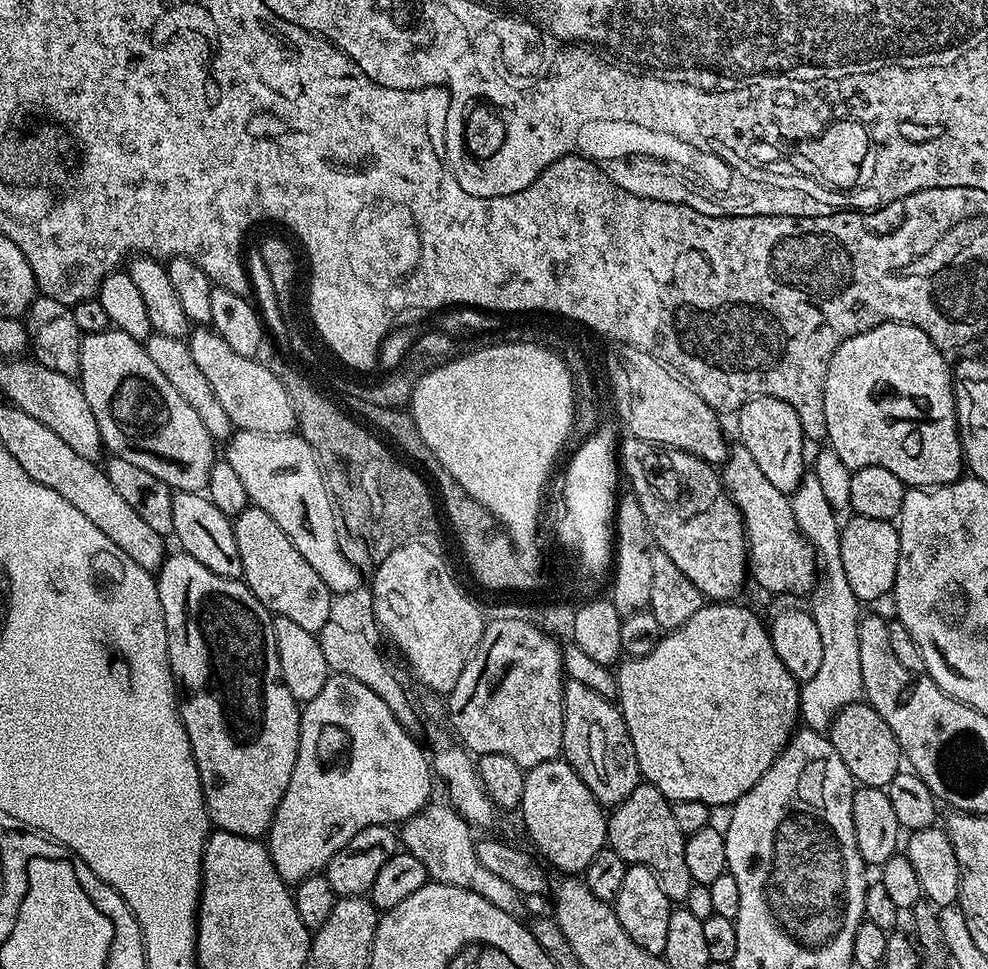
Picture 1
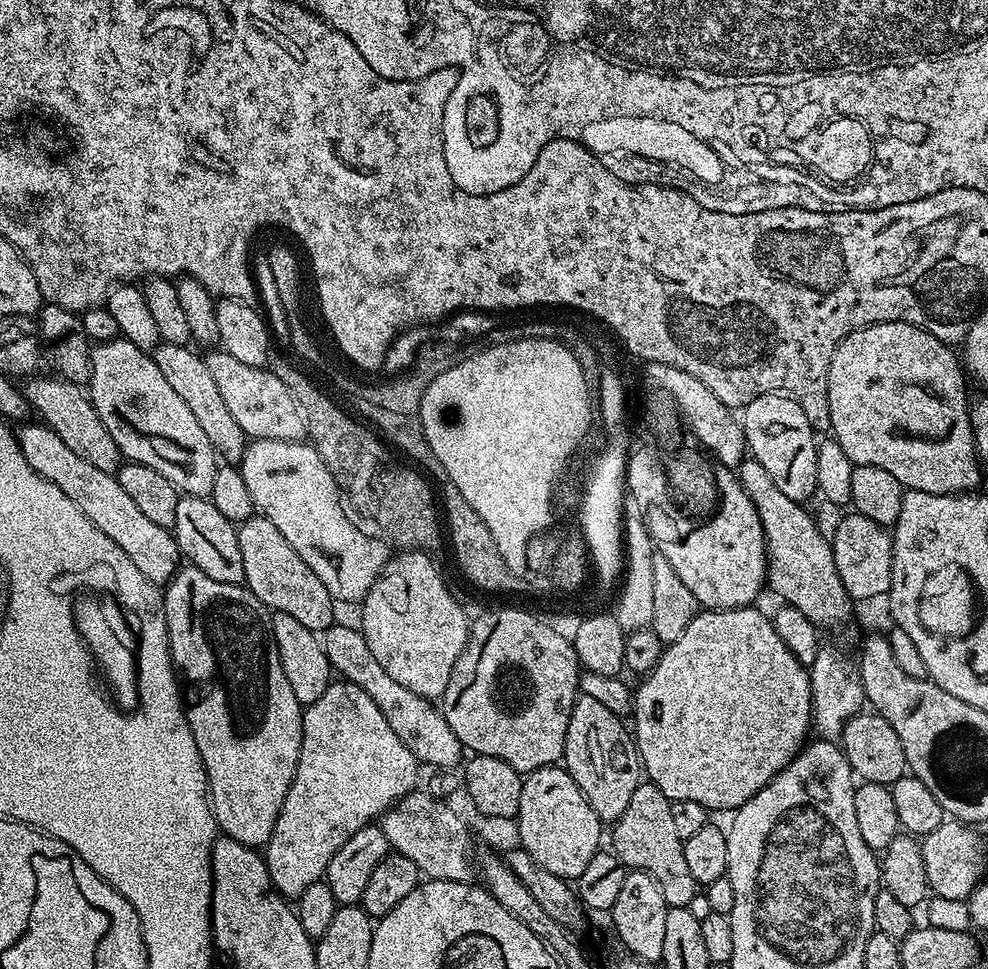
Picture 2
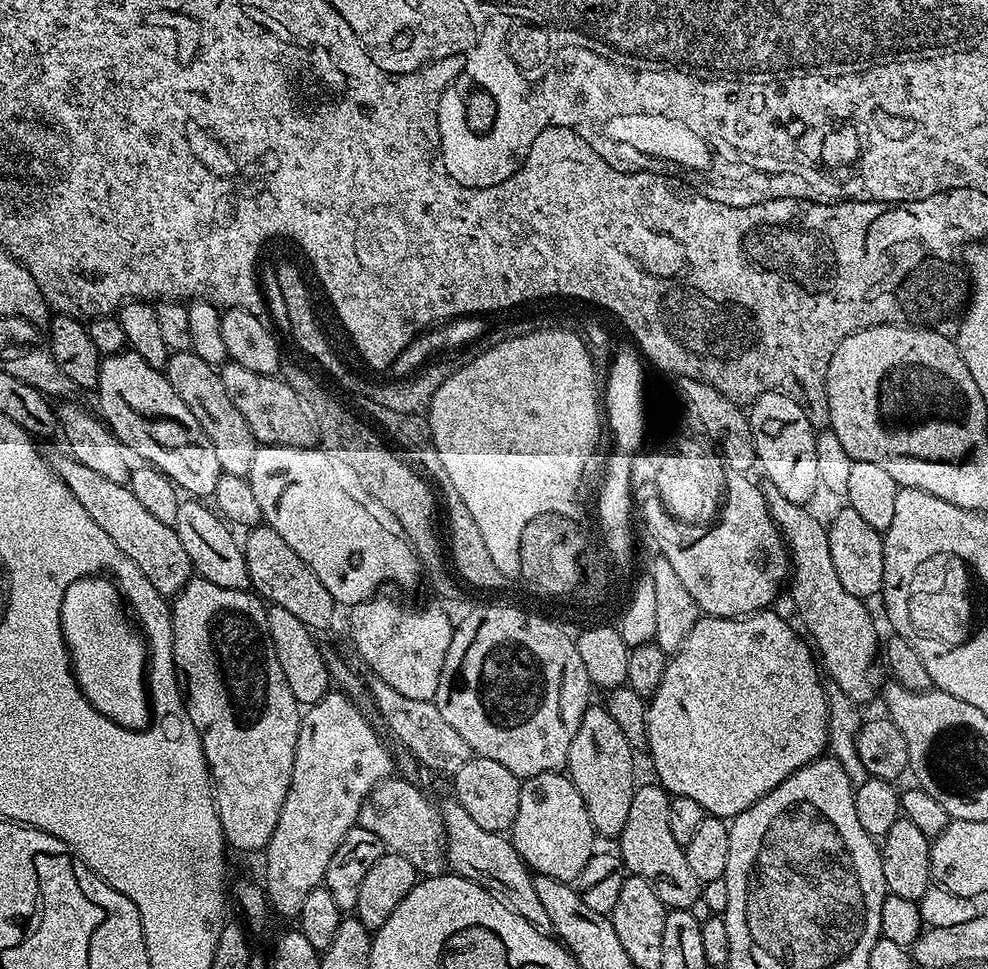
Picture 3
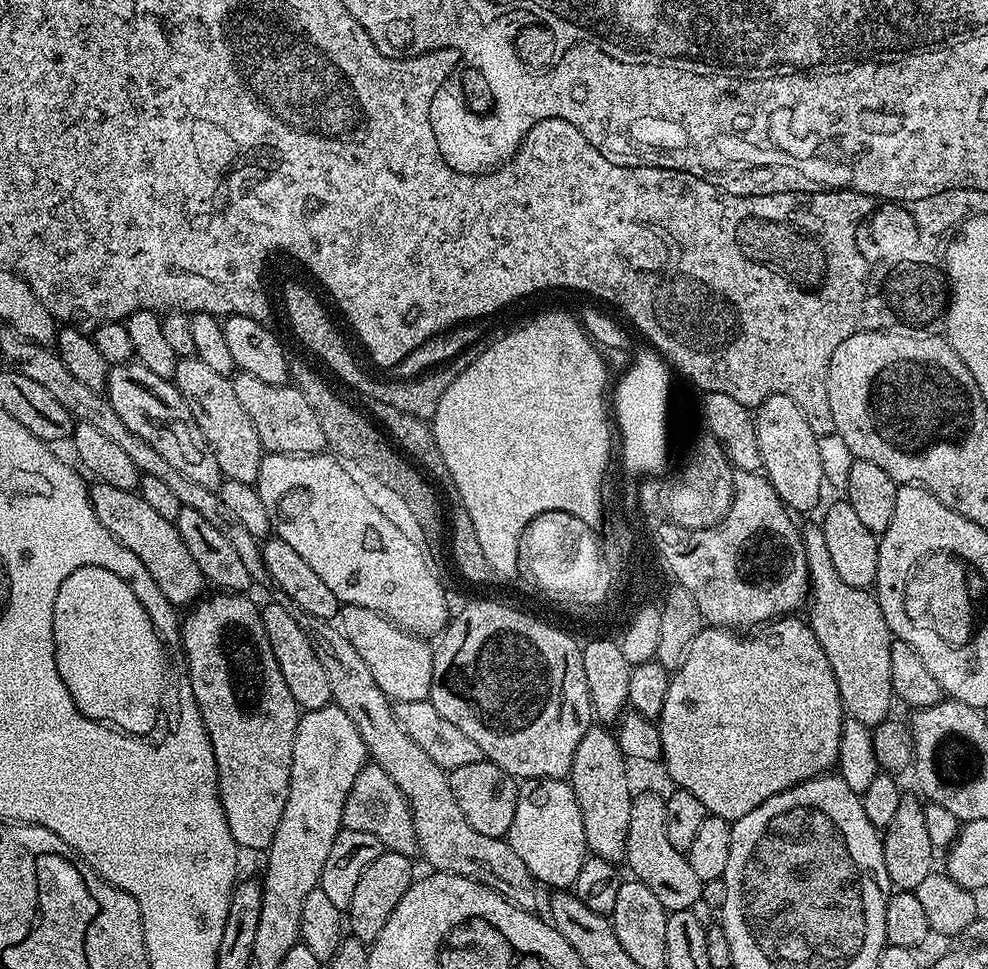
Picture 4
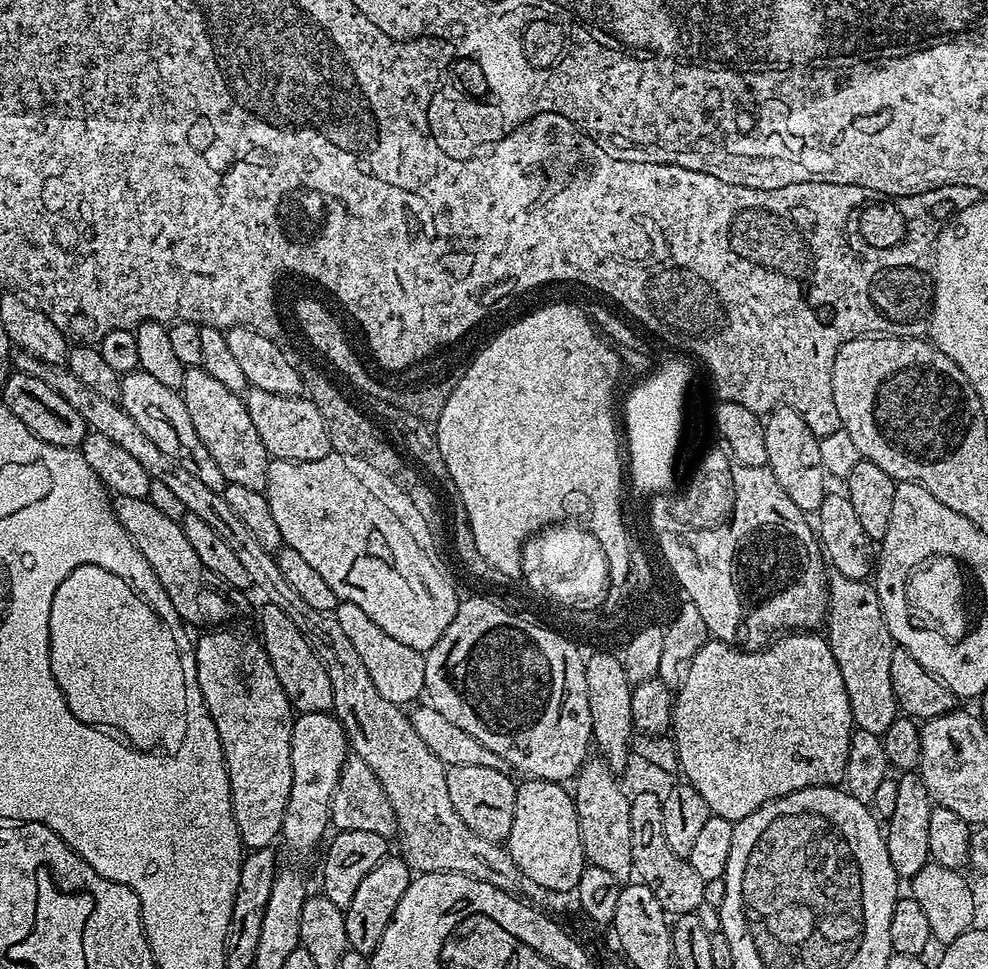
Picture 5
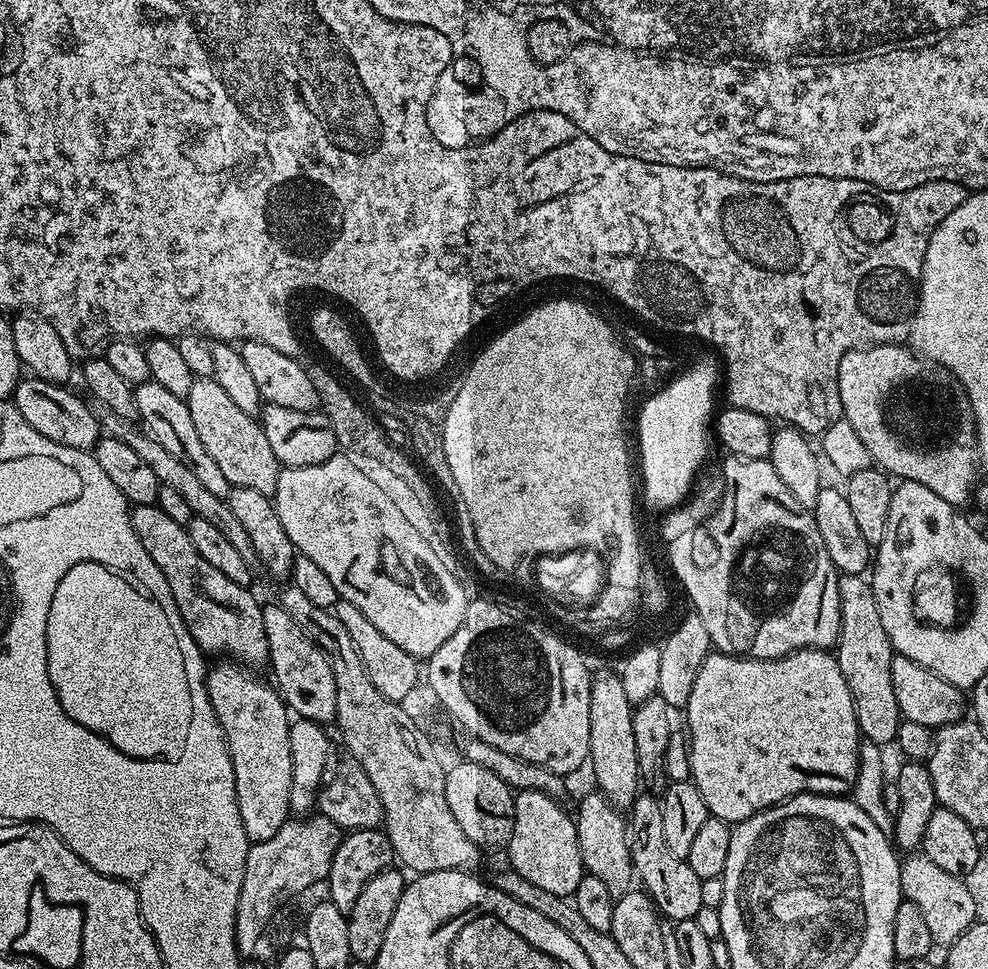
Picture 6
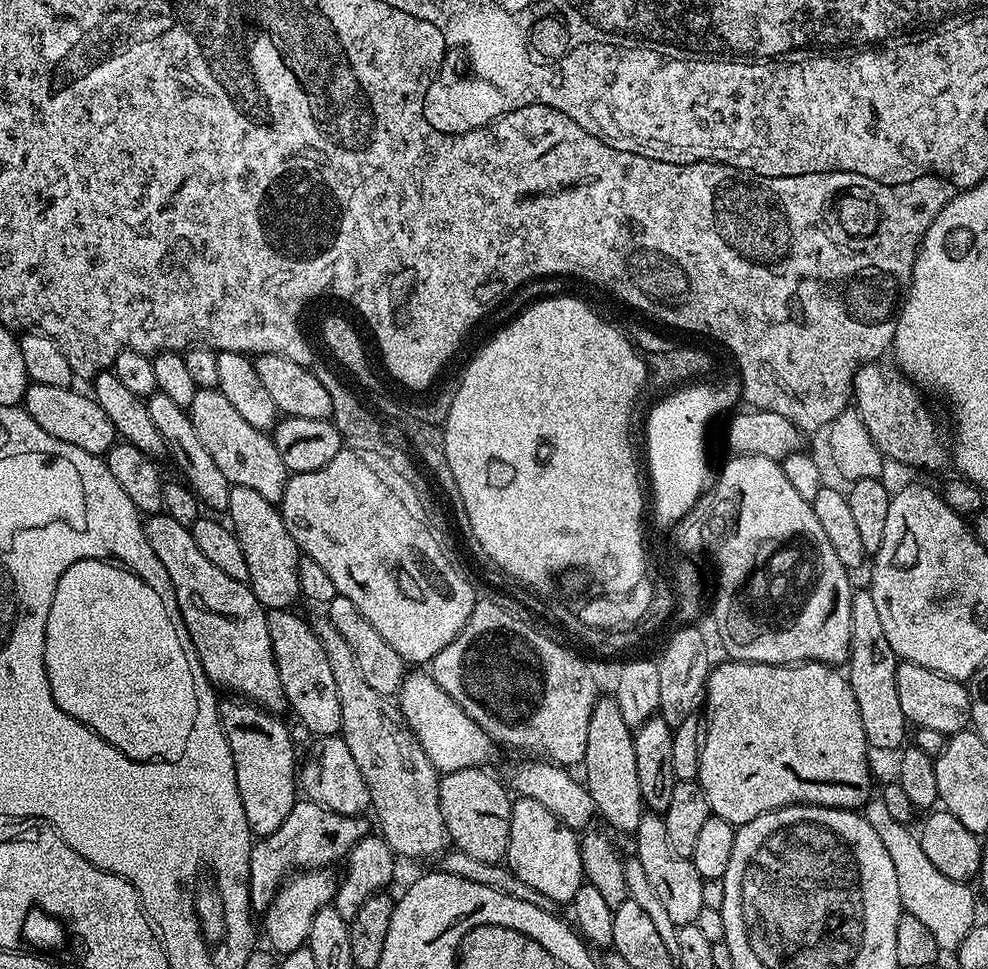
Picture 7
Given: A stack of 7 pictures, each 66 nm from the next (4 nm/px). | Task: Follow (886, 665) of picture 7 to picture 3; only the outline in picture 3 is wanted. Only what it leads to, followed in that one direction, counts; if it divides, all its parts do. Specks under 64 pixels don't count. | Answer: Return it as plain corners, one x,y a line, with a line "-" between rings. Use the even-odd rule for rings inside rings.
765,483
763,489
770,514
780,527
780,534
790,553
792,604
800,611
800,620
805,628
803,631
810,637
823,671
836,683
833,685
850,699
857,702
870,699
878,692
876,672
872,667
882,648
882,636
880,640
876,633
876,620
868,613
869,605
854,594
849,594
842,582
838,582
838,573
830,558
825,521
808,512
812,510
805,505
790,502
790,498
779,492
778,486

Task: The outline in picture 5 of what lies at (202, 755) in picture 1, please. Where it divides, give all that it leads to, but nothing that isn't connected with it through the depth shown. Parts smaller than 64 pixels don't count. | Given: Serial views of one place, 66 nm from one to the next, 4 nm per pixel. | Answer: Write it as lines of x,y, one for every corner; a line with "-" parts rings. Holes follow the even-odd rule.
216,626
213,627
211,630
205,632
208,633
206,633
205,636
201,638
201,640
197,639
194,644
196,650
195,662
196,662
196,673
198,674
198,688
202,692
202,698
205,699
206,709
210,712
210,717
213,718
214,720
216,730
218,730
218,734
222,742
224,761
227,764
227,774
228,777
230,778
231,806
232,809
234,810
235,824
238,826
239,834
245,844
245,847
247,849
250,849
251,851
256,851
258,849
269,847
273,843
272,840
274,838
277,839
280,836
282,822
284,821
285,818
286,802
289,801
290,786
293,785
293,768
290,766
290,734
293,732
293,722
295,720
294,709
290,701
288,701
287,694
285,690
283,690
282,684
278,680
278,675
275,673
274,666
271,665
271,660
268,657
267,650
264,648
264,645
262,645
261,641
258,639
257,633
255,631
253,631
253,633
235,632
235,630
232,629
232,626

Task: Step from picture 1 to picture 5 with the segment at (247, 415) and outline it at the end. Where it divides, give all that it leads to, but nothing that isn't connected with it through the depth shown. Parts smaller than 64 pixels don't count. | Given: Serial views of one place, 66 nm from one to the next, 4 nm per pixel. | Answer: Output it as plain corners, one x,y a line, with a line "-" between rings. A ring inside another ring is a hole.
249,387
247,391
244,396
245,408
272,460
314,462
318,458
333,455
326,418
322,418
322,410
318,410
311,398
303,395
283,396
254,387

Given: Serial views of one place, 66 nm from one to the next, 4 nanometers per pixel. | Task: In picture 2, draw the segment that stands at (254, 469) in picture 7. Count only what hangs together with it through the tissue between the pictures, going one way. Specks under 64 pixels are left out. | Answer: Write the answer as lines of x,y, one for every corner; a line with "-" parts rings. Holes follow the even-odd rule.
161,343
154,353
154,359
158,370
162,370
162,378
170,382
178,398
182,398
182,402
186,402
187,408
194,413
194,419
198,421
198,426
202,426
206,438
210,438
217,457
224,462
239,462
244,457
246,447
244,431
230,415
226,401
223,400
218,385
210,375
210,366
206,366
204,356
196,353
195,350
197,351
195,347
187,344

